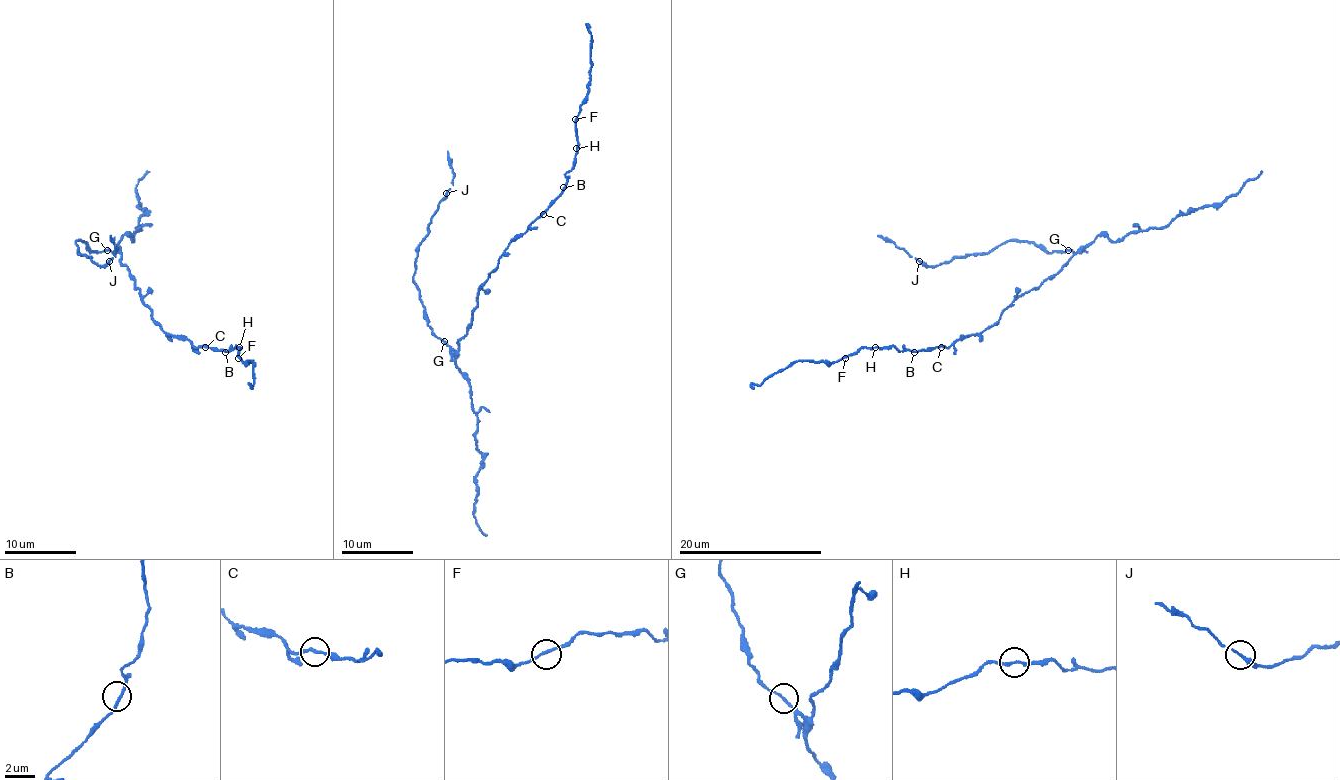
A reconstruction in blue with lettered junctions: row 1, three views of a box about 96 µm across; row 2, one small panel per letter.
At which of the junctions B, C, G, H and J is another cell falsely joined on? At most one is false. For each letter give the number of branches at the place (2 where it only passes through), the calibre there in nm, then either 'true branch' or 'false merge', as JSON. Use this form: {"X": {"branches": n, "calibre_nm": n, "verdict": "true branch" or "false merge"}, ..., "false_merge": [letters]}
{"B": {"branches": 2, "calibre_nm": 170, "verdict": "true branch"}, "C": {"branches": 2, "calibre_nm": 170, "verdict": "true branch"}, "G": {"branches": 2, "calibre_nm": 160, "verdict": "true branch"}, "H": {"branches": 2, "calibre_nm": 180, "verdict": "true branch"}, "J": {"branches": 2, "calibre_nm": 190, "verdict": "true branch"}, "false_merge": []}

